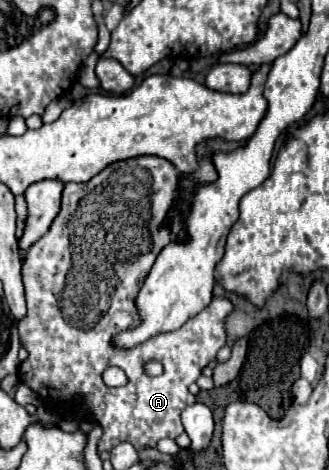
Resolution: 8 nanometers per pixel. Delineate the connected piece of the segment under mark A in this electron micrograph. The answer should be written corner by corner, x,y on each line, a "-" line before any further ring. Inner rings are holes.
142,155
142,157
132,157
132,159
116,161
116,163
108,165
106,169
102,169
98,175
94,175
88,183
66,183
64,193
62,193
62,209
60,209
56,221
52,223
50,231
30,247
30,251
28,251
26,259
24,259
24,265
22,265
22,277
24,277
24,287
26,287
28,313
26,313
24,321
18,323
18,329
20,329
20,341
22,341
22,345
26,347
26,351
28,351
30,355
28,355
28,359
24,361
24,365
20,363
18,377
20,377
20,381
22,381
24,385
28,385
28,387
42,399
42,403
44,403
50,411
56,413
56,411
60,411
64,405
68,405
68,407
74,407
74,409
78,411
78,415
90,415
90,417
102,427
102,431
104,431
102,437
100,437
100,441
98,441
98,451
100,451
100,453
102,453
102,451
110,451
112,447
116,447
116,445
122,443
122,441
132,443
136,449
156,447
156,443
158,443
160,439
164,439
164,437
176,439
180,433
184,433
184,427
182,427
182,421
180,421
180,413
182,413
184,407
188,407
188,405
192,405
192,403
196,401
194,395
188,391
188,385
194,383
194,381
200,377
202,367
206,367
210,361
214,361
218,349
226,343
224,319
226,319
226,315
232,311
232,303
230,303
226,297
216,297
216,299
212,299
212,303
210,303
202,313
198,313
196,317
188,319
180,329
176,329
176,331
172,331
172,333
160,333
160,335
148,339
146,343
142,343
142,345
138,345
136,349
130,349
130,351
116,349
116,347
110,345
110,337
112,337
114,333
119,333
132,327
134,318
131,315
132,313
136,313
136,307
134,307
136,293
140,291
140,285
144,283
144,277
146,277
148,271
152,269
154,259
158,257
158,253
160,253
160,251
170,243
170,239
172,239
170,229
162,227
162,221
164,221
164,217
166,217
168,209
172,207
172,201
174,201
176,197
178,197
178,171
176,171
176,167
174,167
168,159
154,157
154,155
-
148,187
160,187
162,197
160,197
160,195
154,195
154,191
148,189
-
150,359
162,361
162,365
164,365
164,375
160,375
160,377
148,377
148,375
144,373
142,367
144,367
144,363
150,361
-
110,365
120,367
120,369
128,375
128,385
112,389
112,387
108,387
108,385
102,381
102,371
104,371
106,367
110,367

